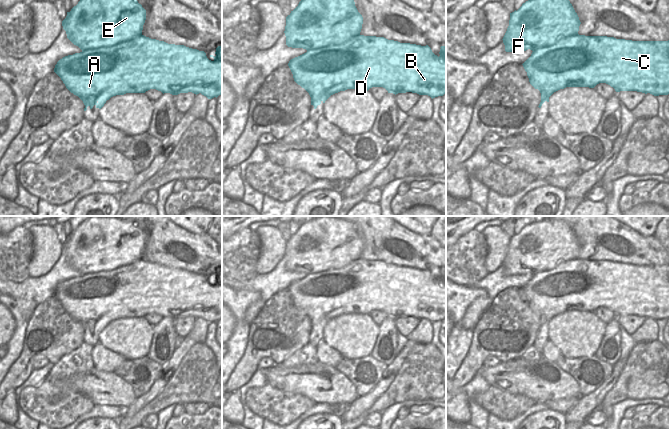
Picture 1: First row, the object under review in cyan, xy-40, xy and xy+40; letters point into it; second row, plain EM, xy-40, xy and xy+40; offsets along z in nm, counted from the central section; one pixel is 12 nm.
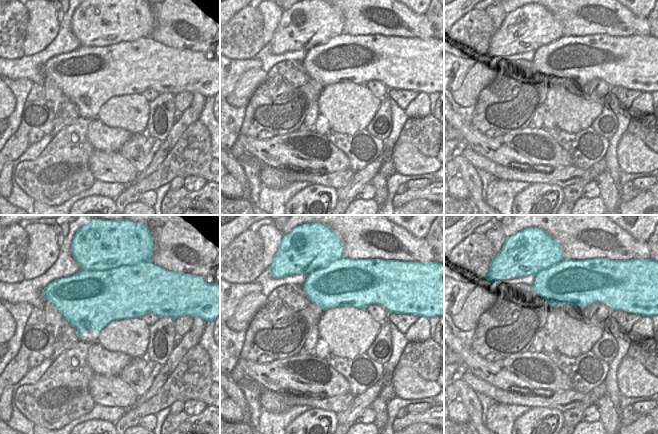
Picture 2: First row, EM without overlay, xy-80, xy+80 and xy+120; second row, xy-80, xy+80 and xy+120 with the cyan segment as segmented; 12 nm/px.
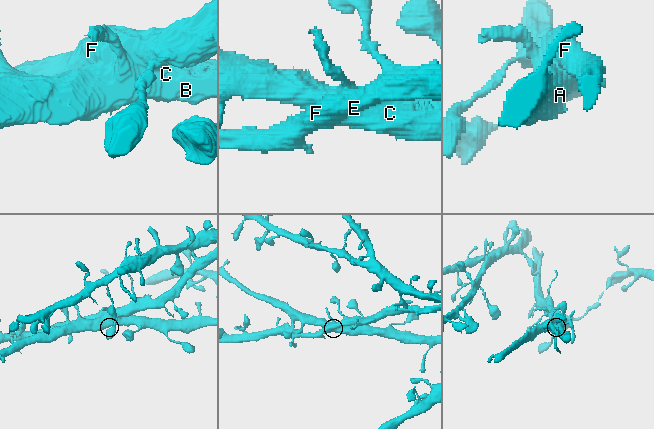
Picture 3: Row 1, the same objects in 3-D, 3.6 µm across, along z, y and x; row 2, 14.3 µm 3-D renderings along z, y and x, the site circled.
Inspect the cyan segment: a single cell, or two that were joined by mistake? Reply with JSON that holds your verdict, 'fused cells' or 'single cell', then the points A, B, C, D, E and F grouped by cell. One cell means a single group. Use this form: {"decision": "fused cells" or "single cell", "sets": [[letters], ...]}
{"decision": "fused cells", "sets": [["A", "B", "C", "D"], ["E", "F"]]}

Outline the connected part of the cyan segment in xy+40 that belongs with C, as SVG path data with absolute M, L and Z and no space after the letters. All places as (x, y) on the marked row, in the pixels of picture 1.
M577 34L533 51L522 65L530 84L541 93L539 108L560 89L594 88L599 83L610 85L616 92L637 91L654 96L669 94L669 40L632 41Z

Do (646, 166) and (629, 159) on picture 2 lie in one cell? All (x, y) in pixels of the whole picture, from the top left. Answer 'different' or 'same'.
same

